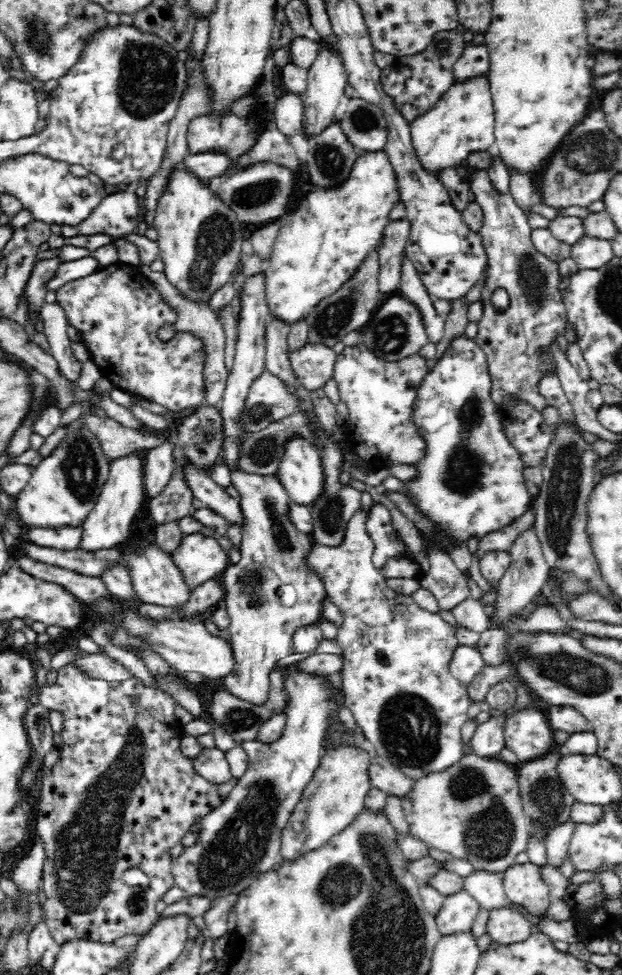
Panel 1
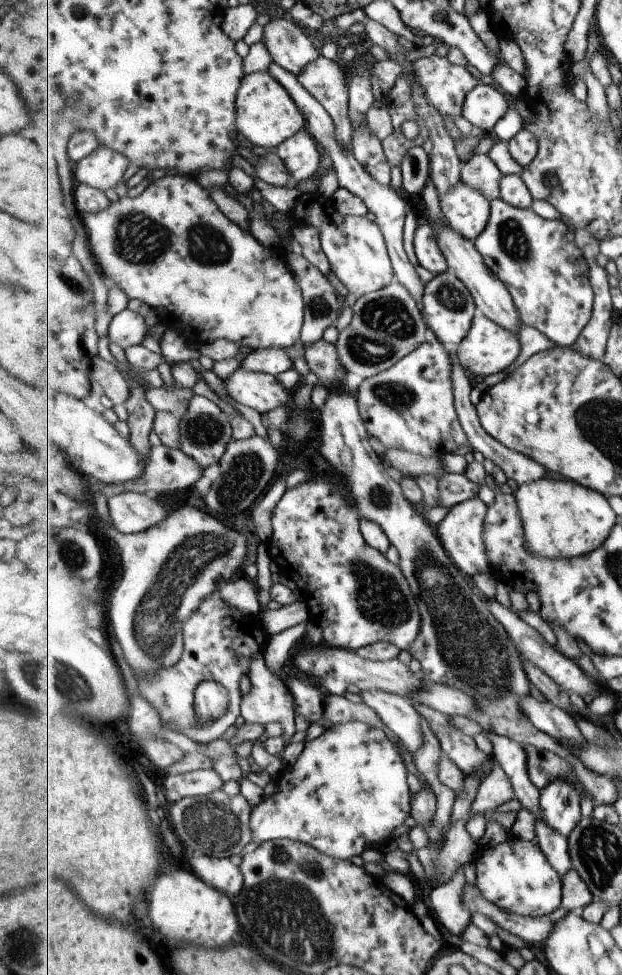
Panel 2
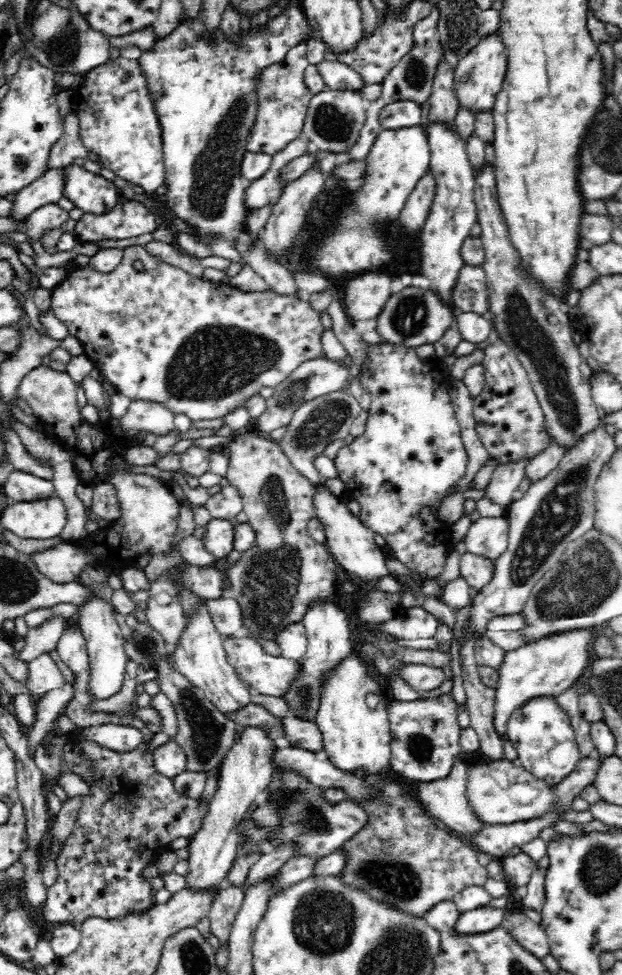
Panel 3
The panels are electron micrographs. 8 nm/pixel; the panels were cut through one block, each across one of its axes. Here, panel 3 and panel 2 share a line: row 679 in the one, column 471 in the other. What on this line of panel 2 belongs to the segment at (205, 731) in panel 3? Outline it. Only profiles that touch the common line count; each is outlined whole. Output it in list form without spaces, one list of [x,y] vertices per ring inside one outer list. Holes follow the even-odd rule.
[[[488,153],[474,154],[462,165],[462,181],[479,190],[490,203],[501,198],[501,180],[504,174]]]

